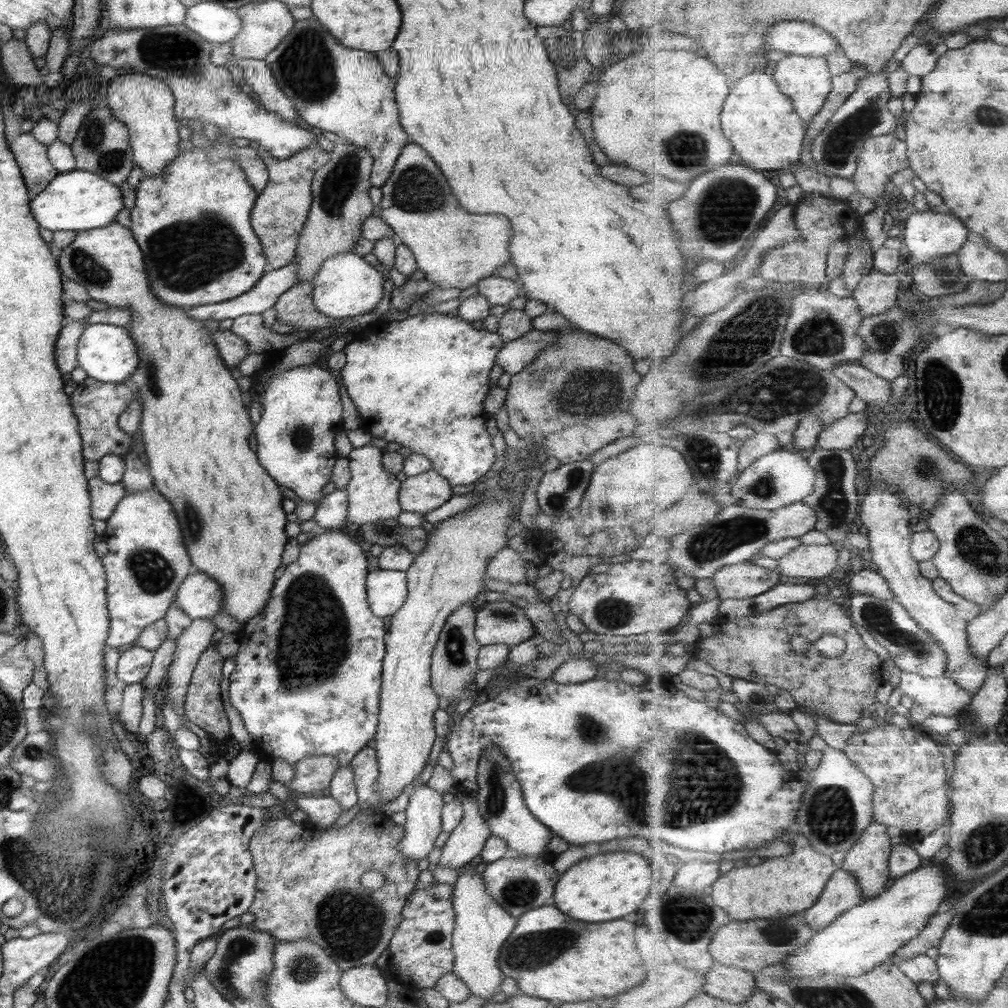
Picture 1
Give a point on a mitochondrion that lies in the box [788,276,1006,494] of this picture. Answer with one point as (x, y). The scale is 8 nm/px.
(942, 390)

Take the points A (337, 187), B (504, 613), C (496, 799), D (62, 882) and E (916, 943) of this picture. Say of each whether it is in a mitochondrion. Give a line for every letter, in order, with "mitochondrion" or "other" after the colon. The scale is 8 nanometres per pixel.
A: mitochondrion
B: mitochondrion
C: mitochondrion
D: mitochondrion
E: other

